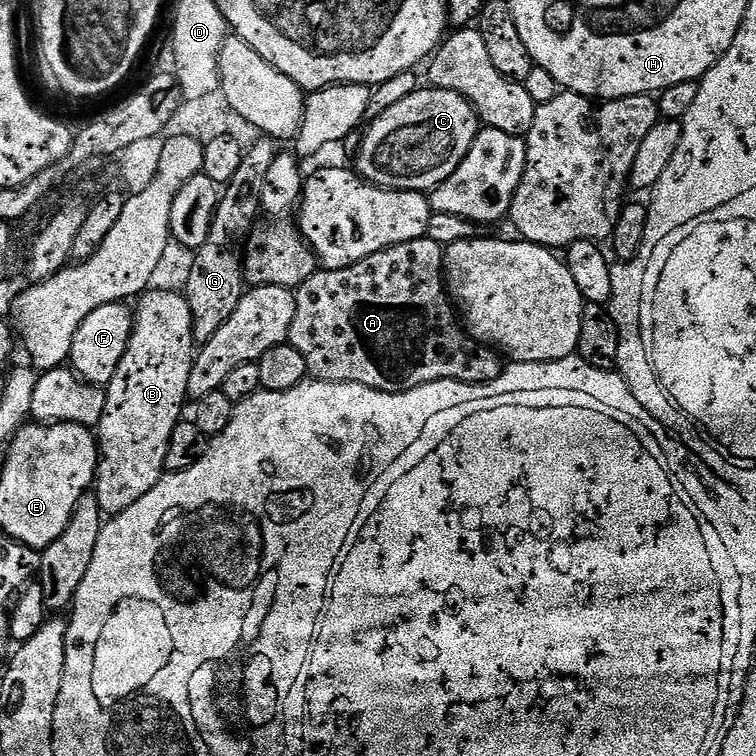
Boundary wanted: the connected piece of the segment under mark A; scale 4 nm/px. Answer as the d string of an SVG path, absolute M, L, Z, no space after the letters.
M427 238L411 240L410 242L402 242L398 246L390 246L378 254L370 254L345 268L318 270L310 278L306 278L306 282L302 282L299 288L295 289L294 322L290 322L290 334L287 343L292 344L294 350L298 350L298 354L302 354L302 358L306 360L309 377L325 380L331 384L370 386L374 390L382 390L383 392L405 392L439 380L460 380L464 384L489 384L494 382L494 378L498 378L502 371L501 357L488 345L480 343L470 335L468 329L458 319L458 312L449 297L443 274L444 250L445 245Z

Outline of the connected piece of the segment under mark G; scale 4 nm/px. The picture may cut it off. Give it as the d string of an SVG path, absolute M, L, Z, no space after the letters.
M261 138L246 149L234 178L230 178L230 182L223 185L219 193L206 242L195 249L193 256L196 257L188 268L182 294L190 306L192 339L197 345L214 338L214 334L218 334L218 329L222 327L222 322L226 322L226 318L230 318L230 314L234 314L234 310L238 308L238 302L242 302L246 281L242 271L242 256L238 249L247 241L257 223L256 216L261 215L262 182L277 151L277 141L271 138Z

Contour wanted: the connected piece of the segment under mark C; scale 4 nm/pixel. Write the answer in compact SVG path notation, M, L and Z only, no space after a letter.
M420 86L363 129L360 148L354 153L355 171L360 179L379 188L431 193L458 170L481 127L476 109L465 96L454 90Z

